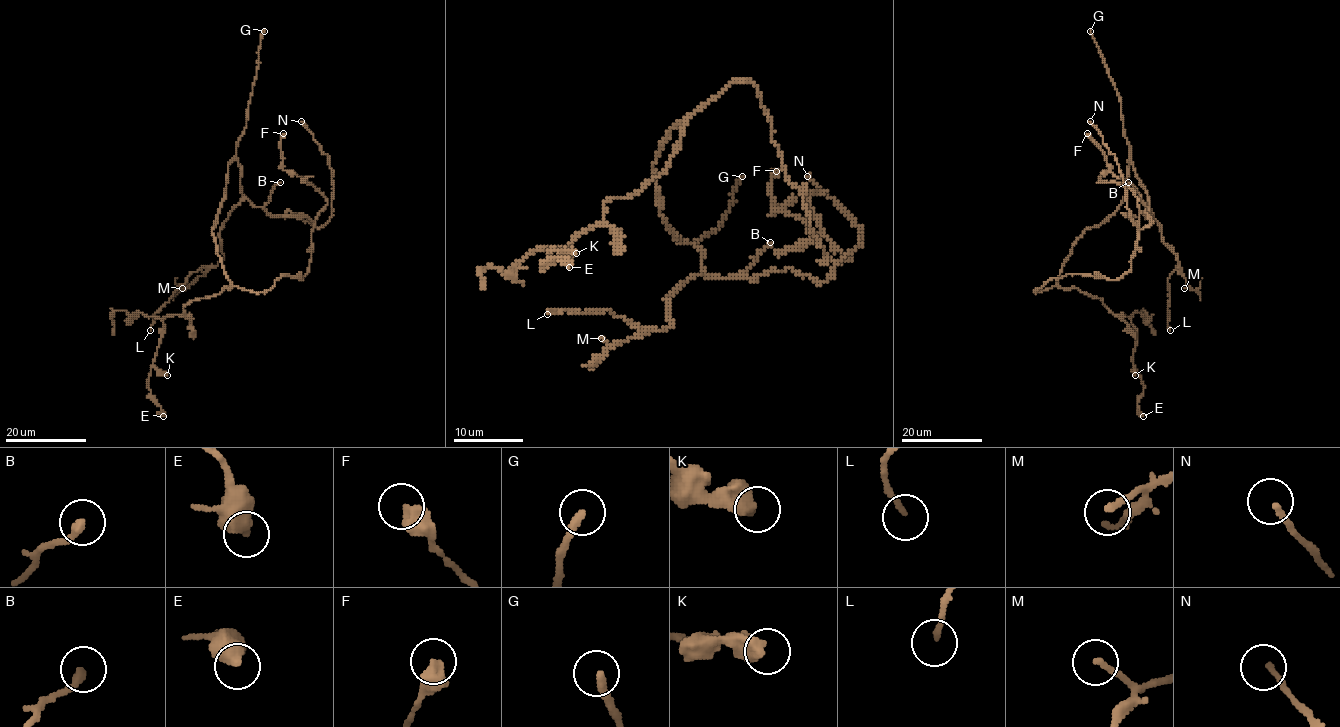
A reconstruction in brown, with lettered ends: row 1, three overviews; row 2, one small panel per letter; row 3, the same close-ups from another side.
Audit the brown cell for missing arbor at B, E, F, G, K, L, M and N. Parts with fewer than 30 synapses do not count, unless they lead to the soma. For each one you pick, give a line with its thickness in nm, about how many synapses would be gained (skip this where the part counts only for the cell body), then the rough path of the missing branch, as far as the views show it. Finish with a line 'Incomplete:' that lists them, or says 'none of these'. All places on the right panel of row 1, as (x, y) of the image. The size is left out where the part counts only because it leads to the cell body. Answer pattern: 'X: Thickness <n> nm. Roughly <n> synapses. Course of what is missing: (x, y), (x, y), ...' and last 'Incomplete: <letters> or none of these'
G: Thickness 260 nm
Incomplete: G

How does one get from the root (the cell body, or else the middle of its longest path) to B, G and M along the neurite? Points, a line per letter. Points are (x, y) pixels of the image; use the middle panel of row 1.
B: (660, 150), (653, 164), (659, 211), (680, 242), (692, 242), (702, 253), (706, 274), (741, 276), (770, 242)
G: (660, 150), (653, 164), (659, 211), (680, 242), (694, 244), (722, 223), (732, 206), (732, 192), (742, 176)
M: (660, 150), (659, 211), (680, 242), (702, 253), (706, 274), (666, 300), (673, 324), (611, 344), (601, 338)

